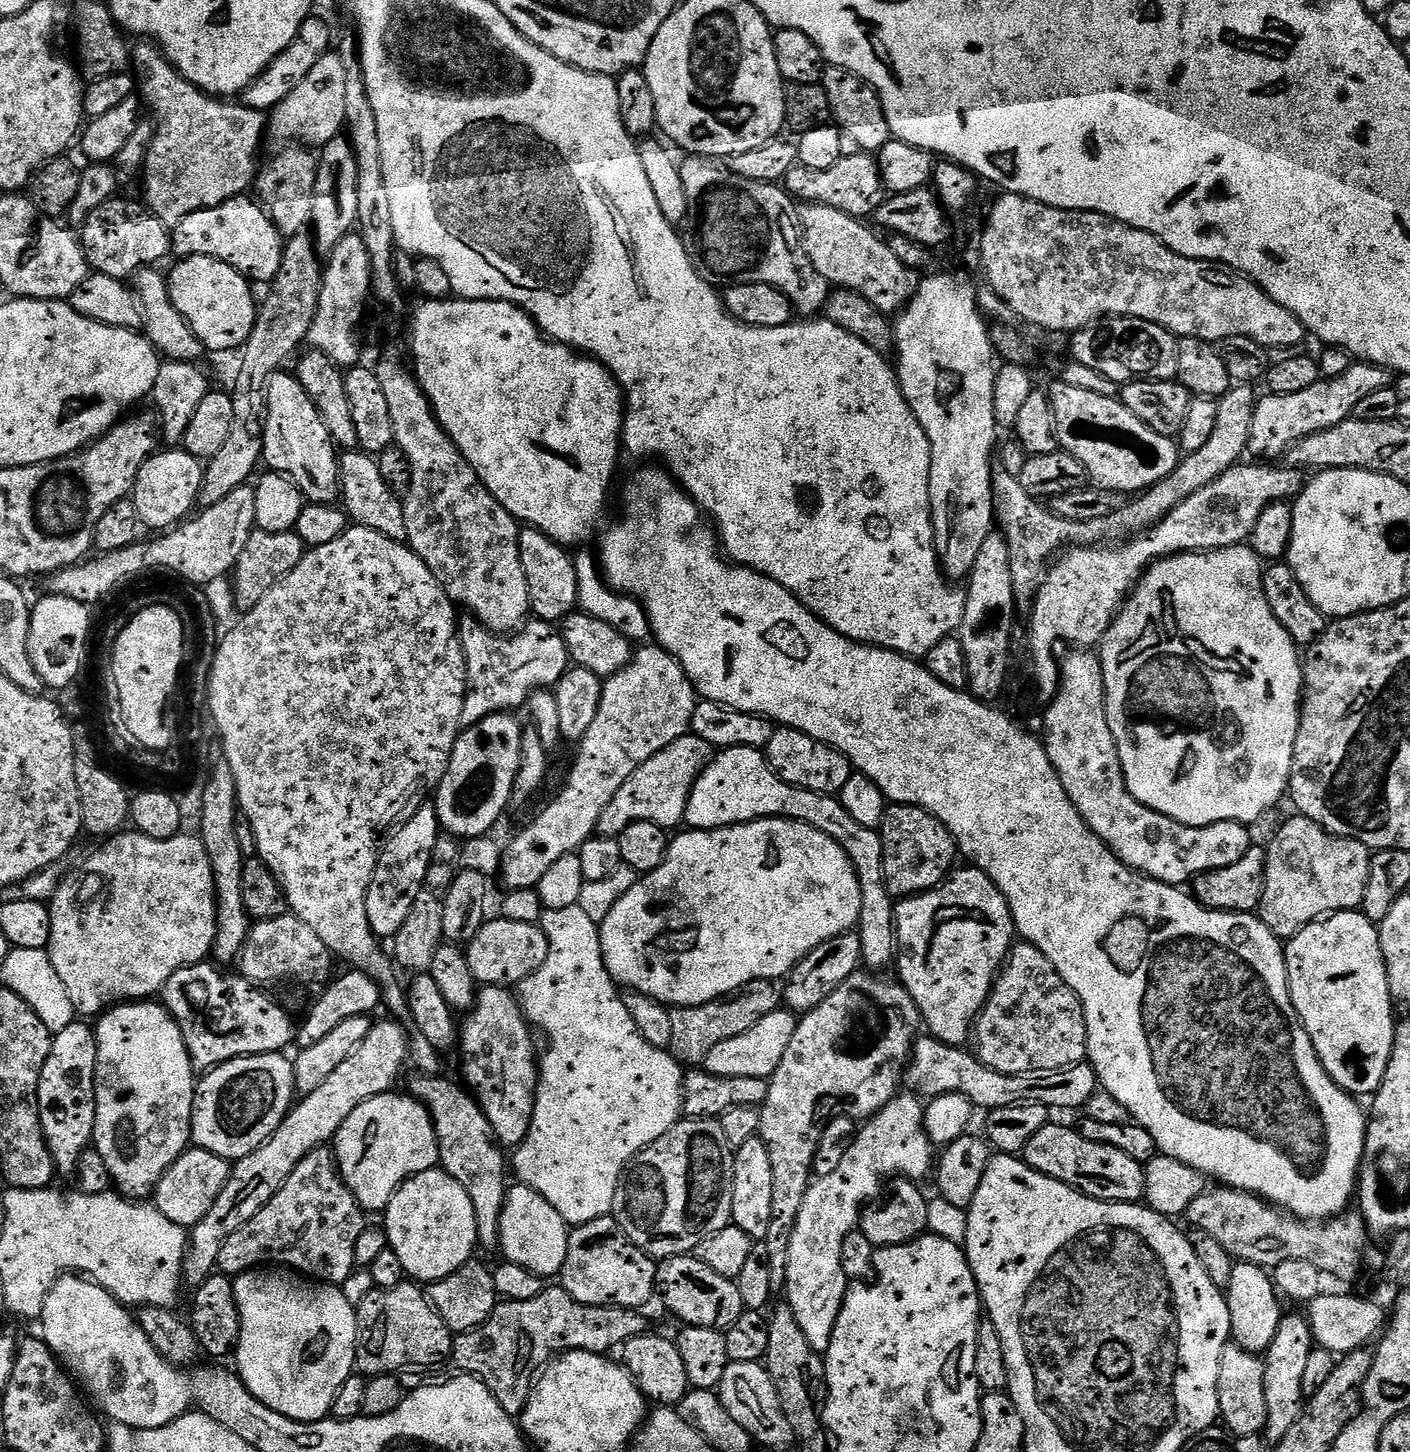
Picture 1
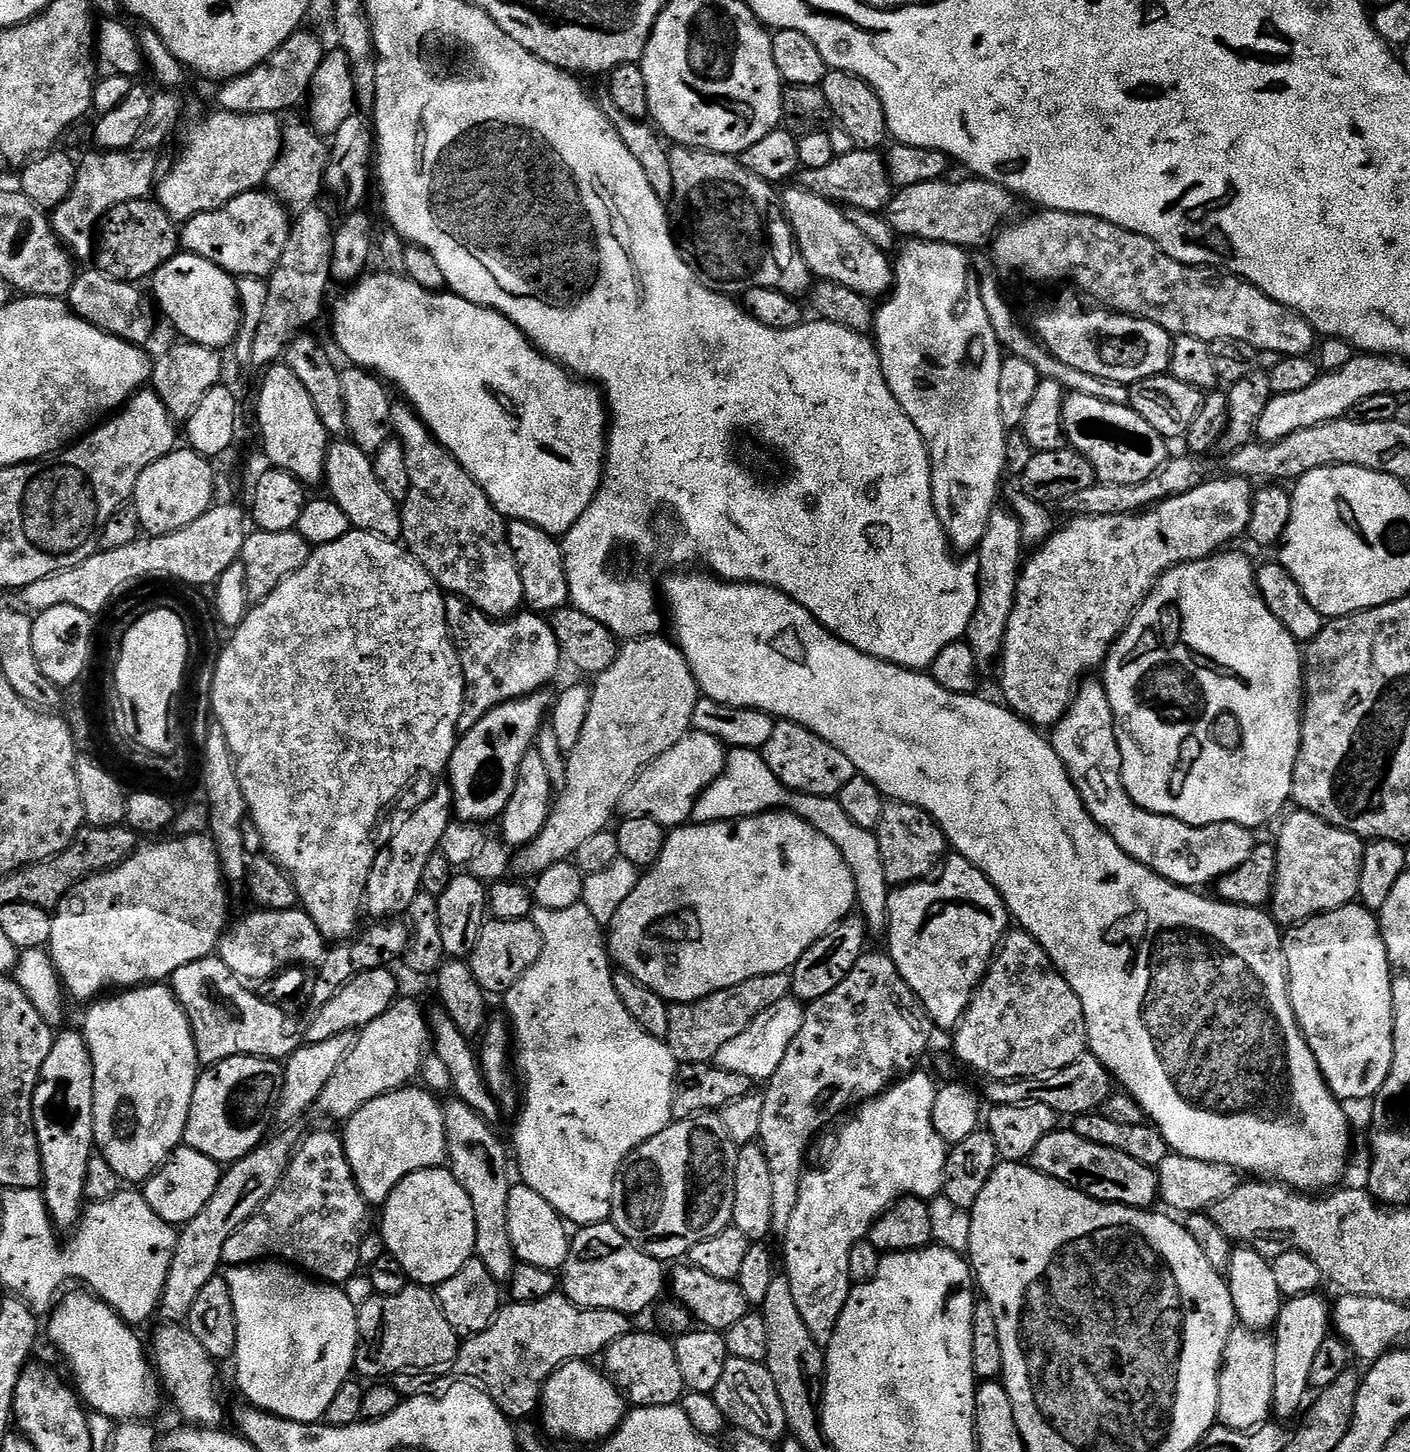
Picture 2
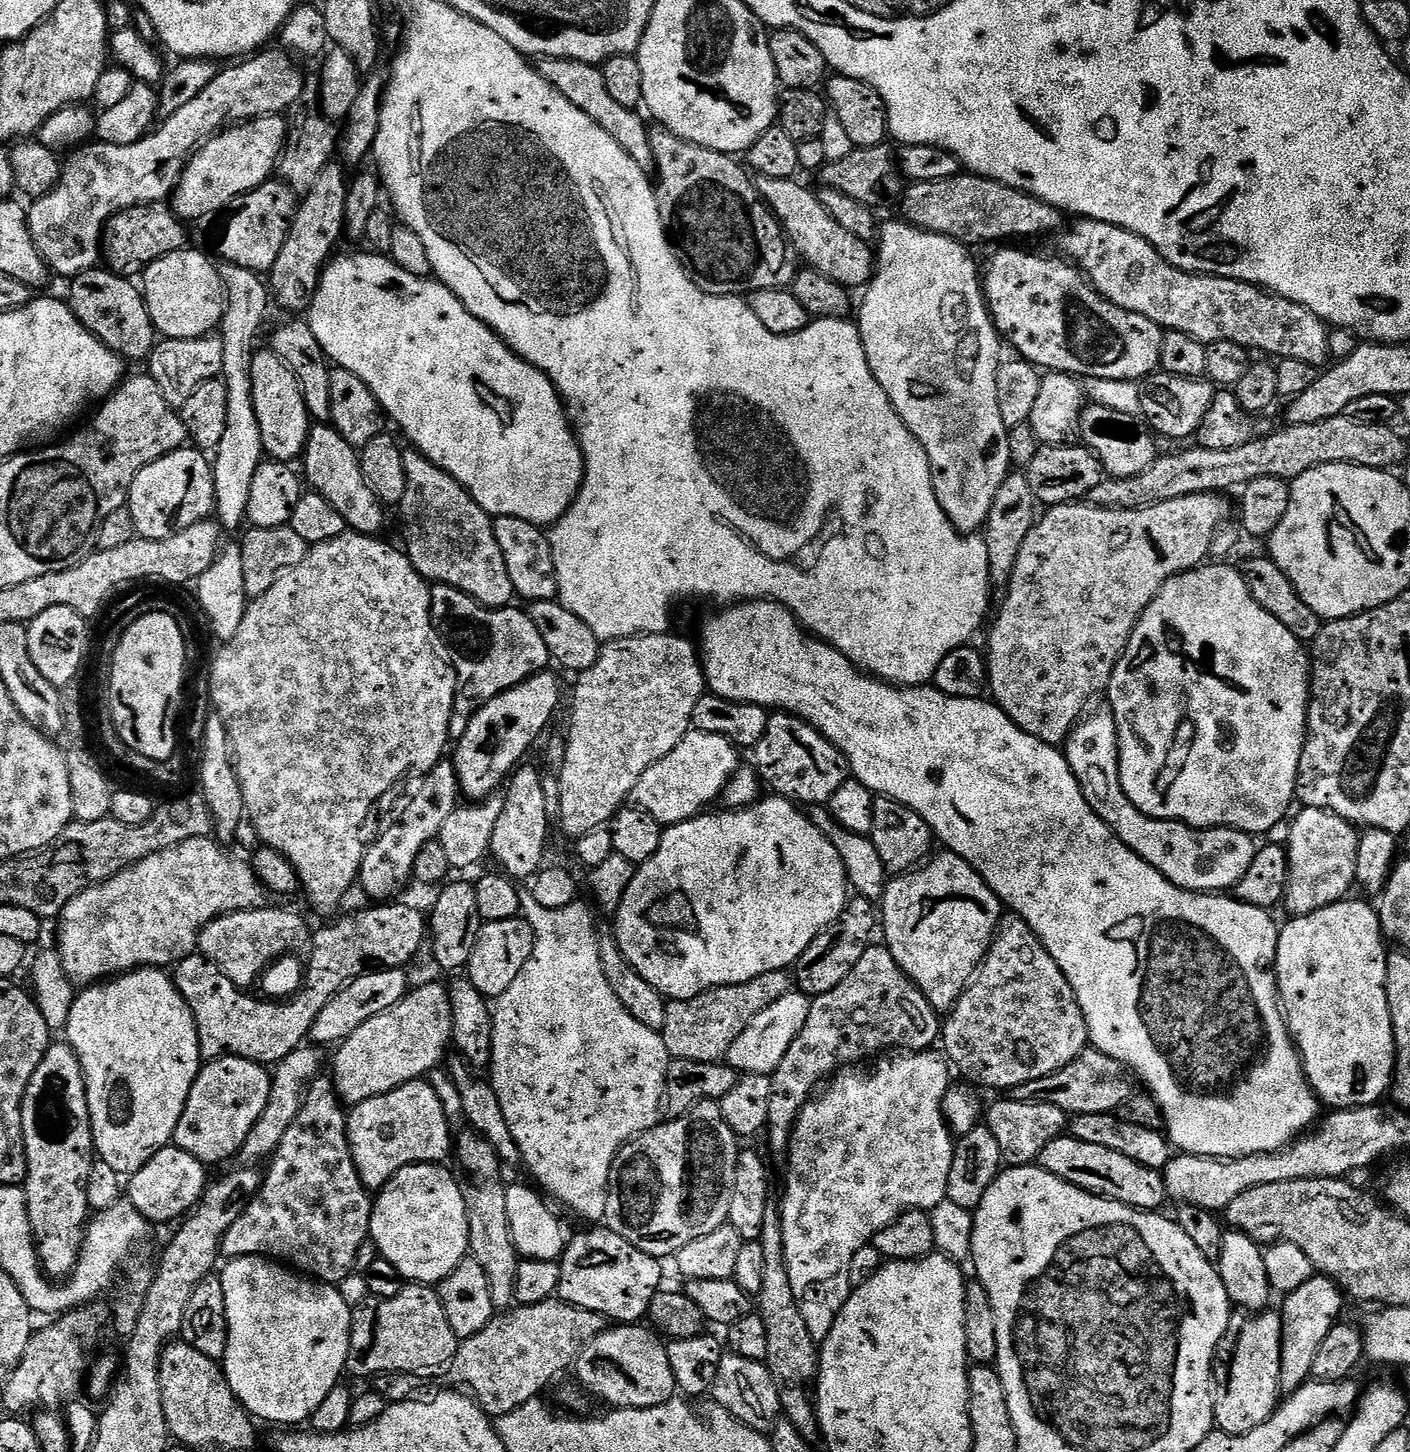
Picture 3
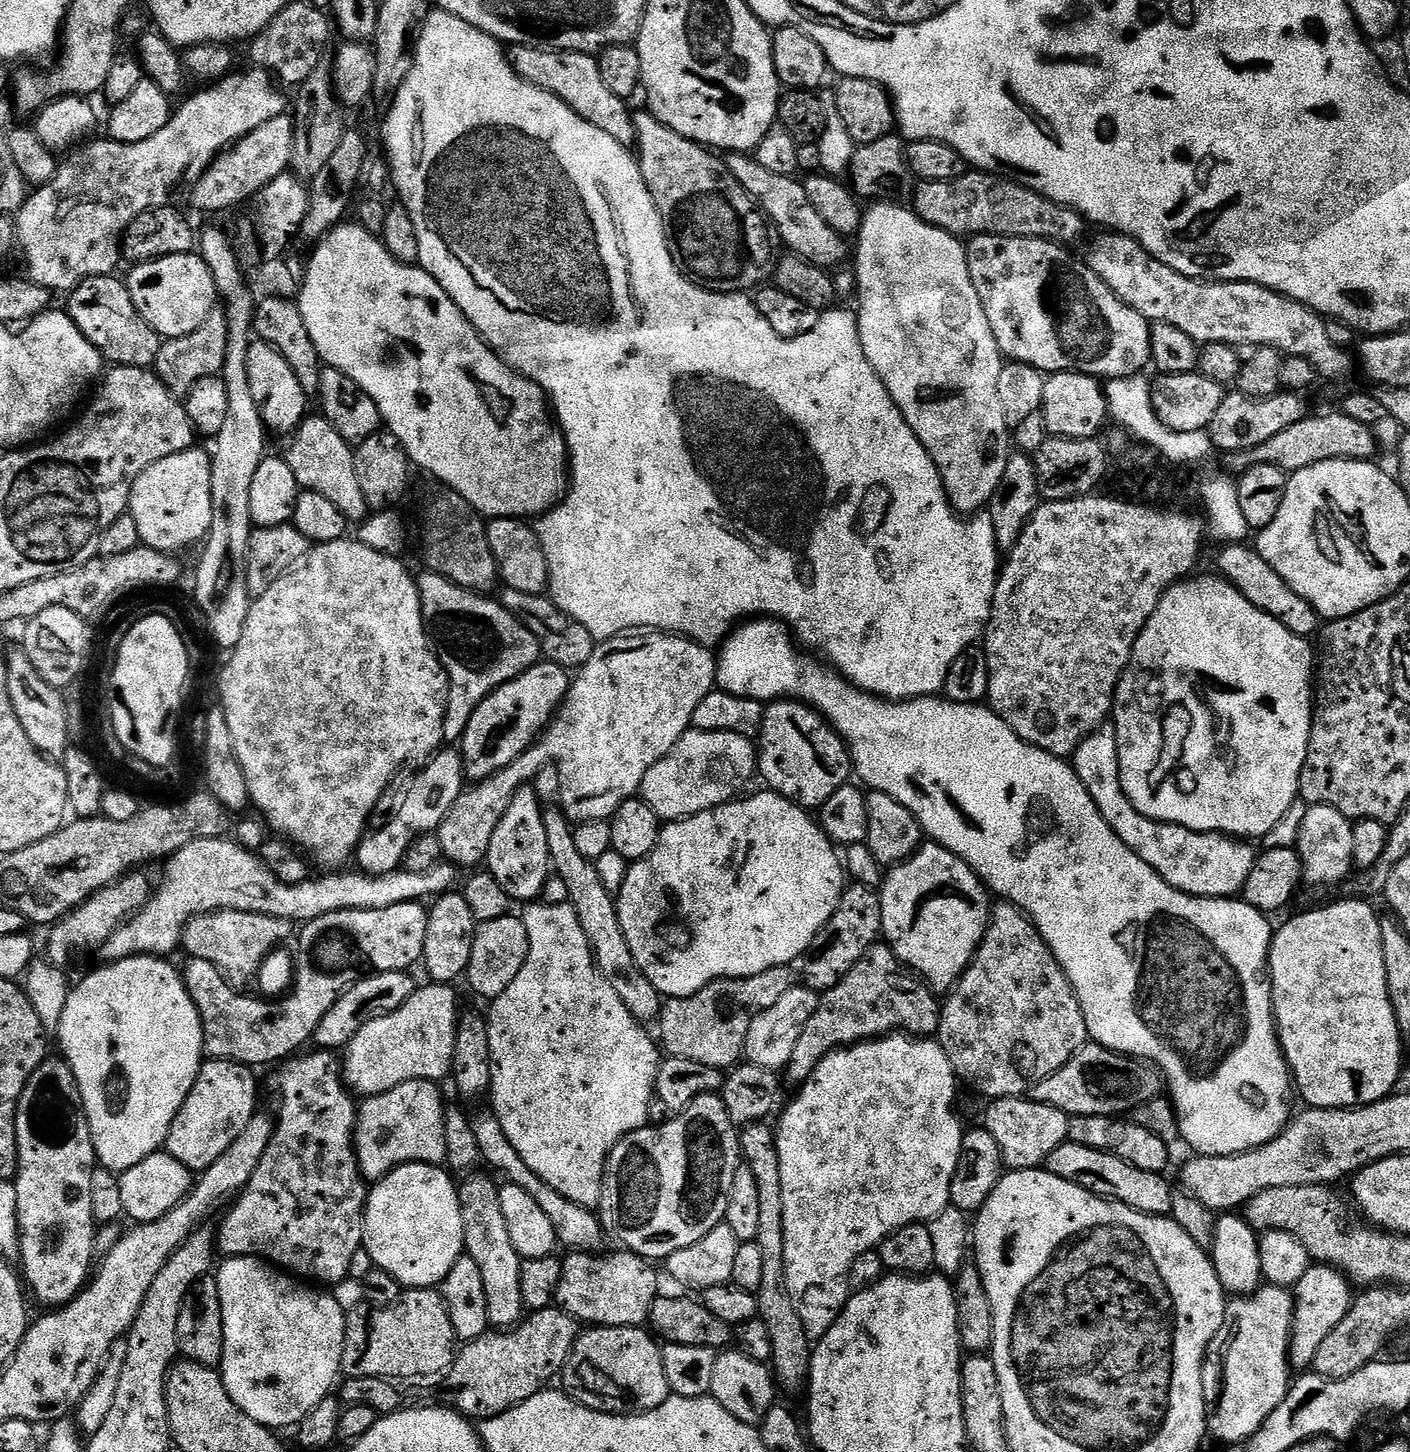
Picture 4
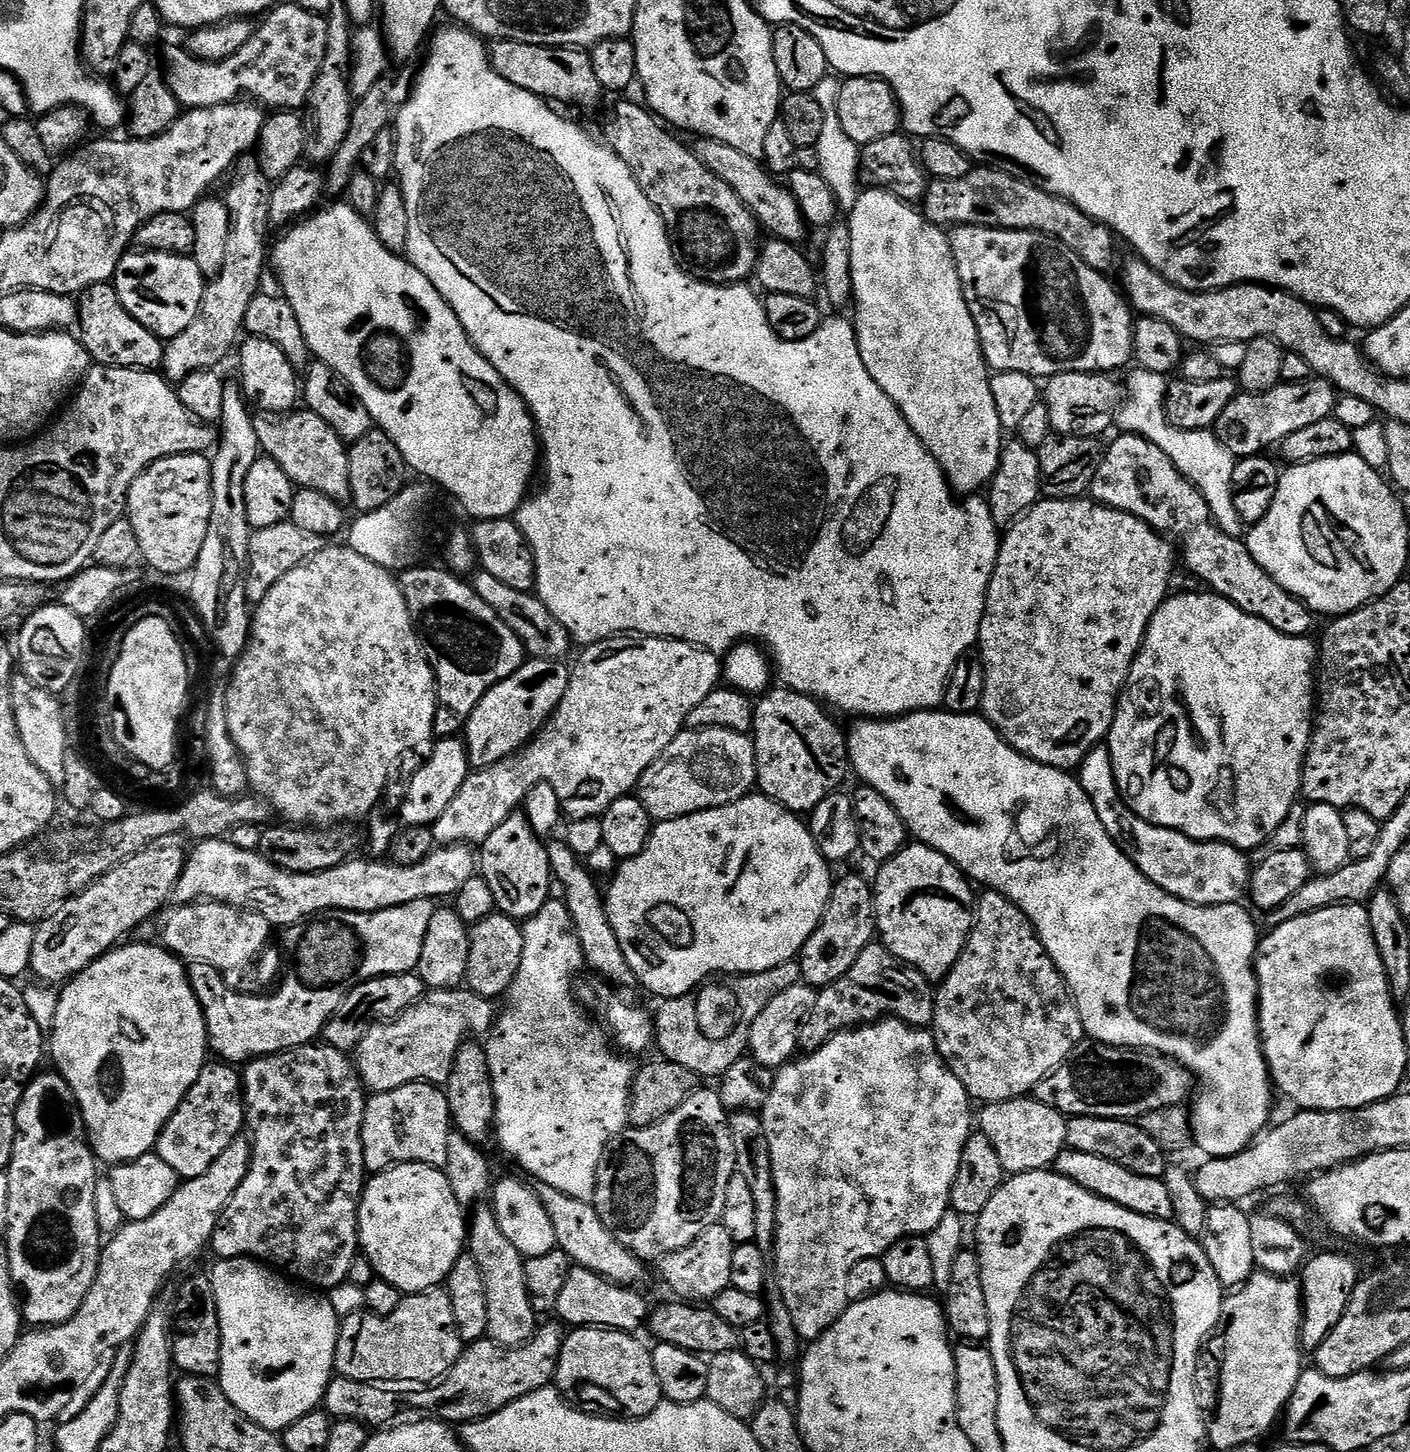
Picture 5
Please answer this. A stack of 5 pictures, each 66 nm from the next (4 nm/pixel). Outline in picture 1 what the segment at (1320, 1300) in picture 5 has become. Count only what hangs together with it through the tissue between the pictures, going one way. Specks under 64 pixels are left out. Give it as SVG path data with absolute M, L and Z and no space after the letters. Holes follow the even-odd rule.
M1296 1312L1281 1315L1278 1322L1278 1334L1274 1334L1274 1342L1270 1342L1264 1360L1264 1381L1266 1382L1266 1414L1269 1425L1287 1426L1298 1422L1306 1397L1302 1390L1302 1377L1306 1361L1314 1347L1312 1327L1308 1324L1307 1315Z

